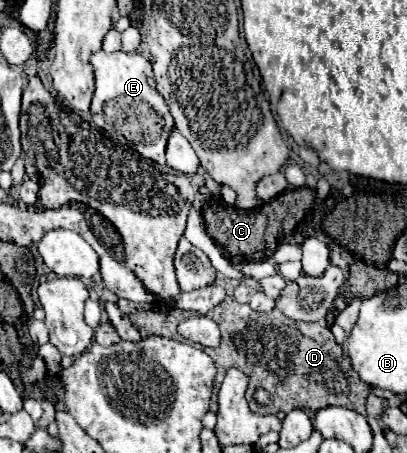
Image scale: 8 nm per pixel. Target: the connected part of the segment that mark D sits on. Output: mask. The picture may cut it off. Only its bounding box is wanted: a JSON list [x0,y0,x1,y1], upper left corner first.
[208,296,370,415]

